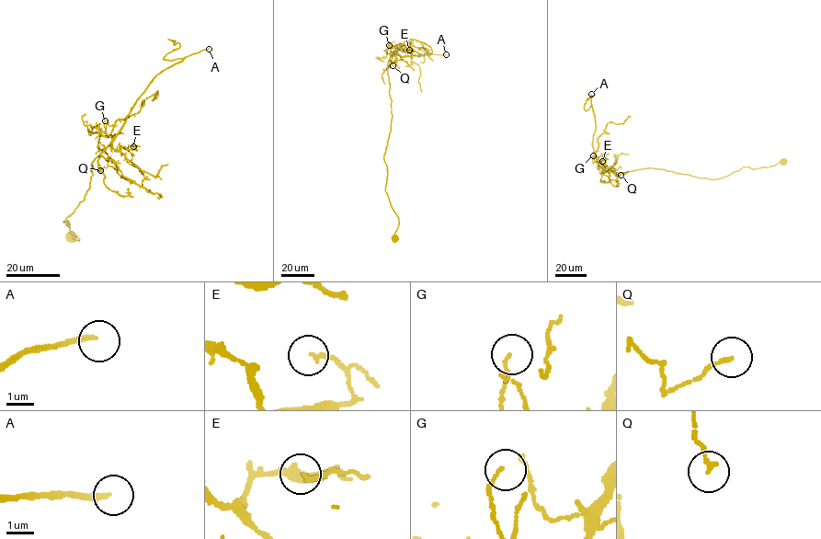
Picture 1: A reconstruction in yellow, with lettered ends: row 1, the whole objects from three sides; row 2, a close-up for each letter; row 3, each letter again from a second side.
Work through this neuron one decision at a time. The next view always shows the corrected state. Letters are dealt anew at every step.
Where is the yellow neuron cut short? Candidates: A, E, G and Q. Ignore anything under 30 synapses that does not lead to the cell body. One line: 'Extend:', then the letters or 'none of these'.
Extend: A

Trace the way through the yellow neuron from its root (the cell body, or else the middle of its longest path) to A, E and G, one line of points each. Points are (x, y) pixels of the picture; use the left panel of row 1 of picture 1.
A: (71, 235), (79, 240), (63, 223), (88, 189), (92, 163), (137, 97), (157, 74), (209, 49)
E: (71, 235), (79, 240), (63, 223), (88, 189), (94, 159), (110, 142), (118, 150), (133, 146)
G: (71, 235), (79, 240), (64, 221), (69, 226), (93, 161), (111, 141), (100, 131), (105, 120)

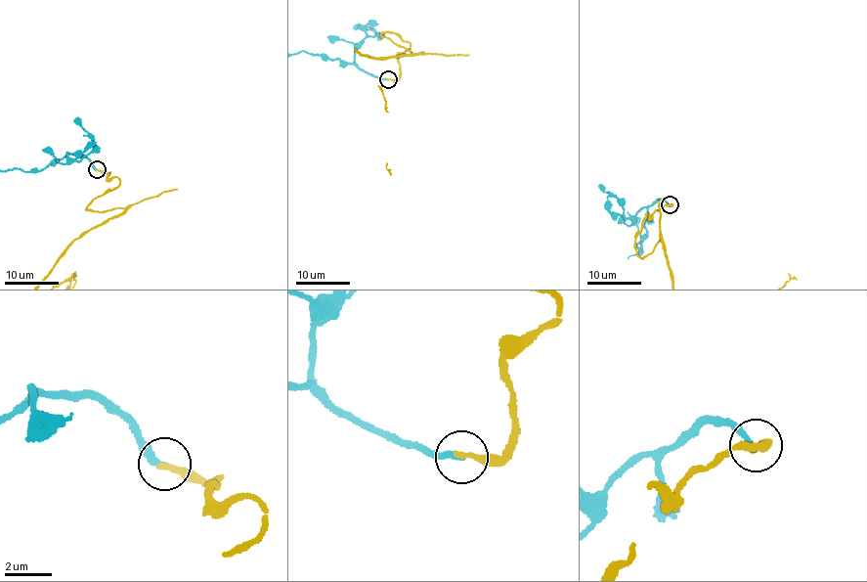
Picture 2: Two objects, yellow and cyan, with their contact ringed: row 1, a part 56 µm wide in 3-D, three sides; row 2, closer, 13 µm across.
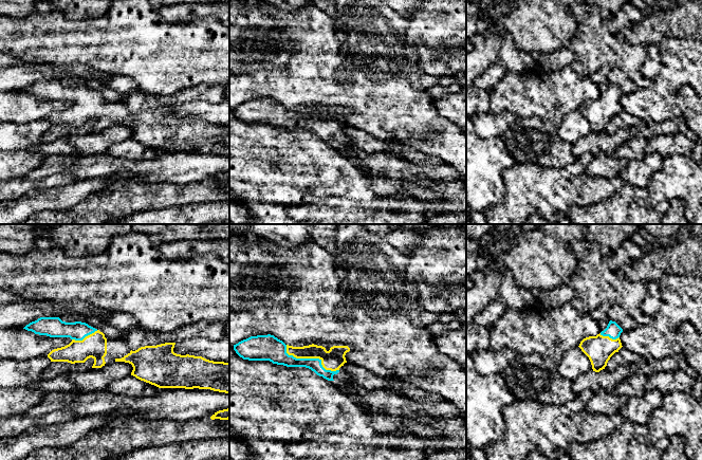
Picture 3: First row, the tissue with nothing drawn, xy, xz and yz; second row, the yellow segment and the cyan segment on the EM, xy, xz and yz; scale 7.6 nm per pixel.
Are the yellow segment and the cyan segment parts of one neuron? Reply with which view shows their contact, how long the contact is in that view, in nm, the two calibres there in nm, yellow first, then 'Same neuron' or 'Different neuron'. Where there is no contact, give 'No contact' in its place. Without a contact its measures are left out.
Touches yellow in xz. Shared border 460 nm. Thickness 160 nm (yellow) against 130 nm. Same neuron

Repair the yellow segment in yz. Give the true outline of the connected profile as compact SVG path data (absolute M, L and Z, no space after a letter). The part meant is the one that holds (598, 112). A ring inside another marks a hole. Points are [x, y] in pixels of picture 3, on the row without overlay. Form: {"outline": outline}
{"outline": "M610 84L607 91L596 99L584 102L579 111L589 121L592 132L599 135L605 132L610 121L623 110L620 98L623 92Z"}

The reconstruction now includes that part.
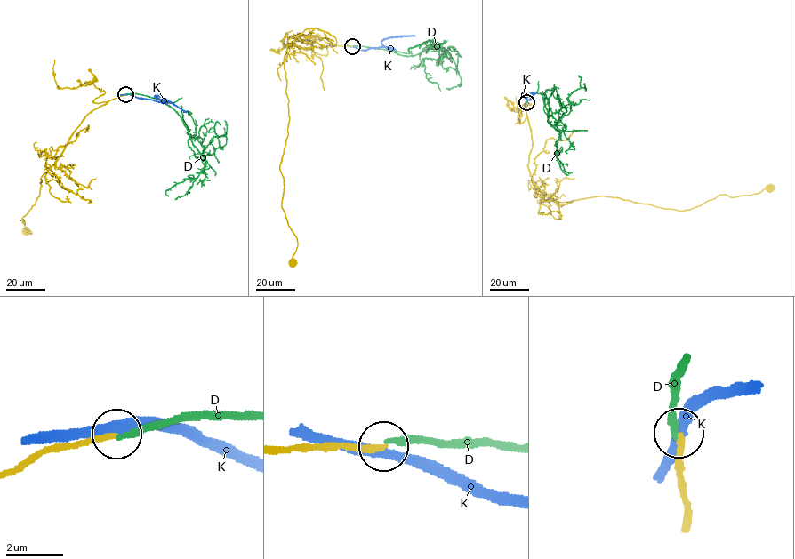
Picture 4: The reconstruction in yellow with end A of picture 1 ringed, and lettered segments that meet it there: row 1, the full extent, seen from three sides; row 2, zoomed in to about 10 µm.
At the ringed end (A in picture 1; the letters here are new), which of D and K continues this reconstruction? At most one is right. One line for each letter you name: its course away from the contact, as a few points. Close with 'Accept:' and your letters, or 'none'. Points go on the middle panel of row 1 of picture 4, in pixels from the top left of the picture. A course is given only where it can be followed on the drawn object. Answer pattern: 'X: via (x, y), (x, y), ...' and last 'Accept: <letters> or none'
Accept: none

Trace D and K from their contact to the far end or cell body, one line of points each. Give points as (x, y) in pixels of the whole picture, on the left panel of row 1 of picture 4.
D: (125, 95), (148, 96), (173, 108), (206, 163), (196, 157), (188, 141), (190, 134), (203, 141)
K: (124, 95), (166, 101), (156, 95), (187, 112)

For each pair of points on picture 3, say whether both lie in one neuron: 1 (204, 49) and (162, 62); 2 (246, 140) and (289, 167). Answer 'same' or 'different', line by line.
1: same
2: same

